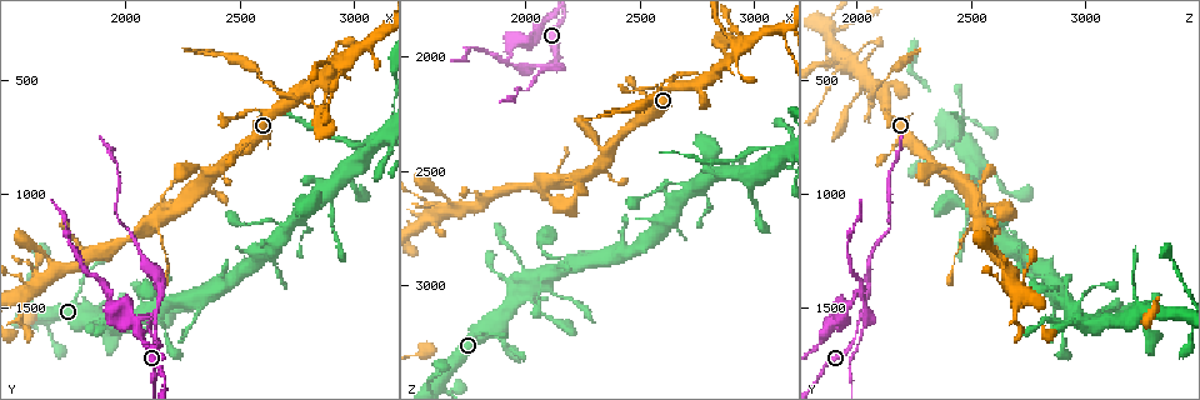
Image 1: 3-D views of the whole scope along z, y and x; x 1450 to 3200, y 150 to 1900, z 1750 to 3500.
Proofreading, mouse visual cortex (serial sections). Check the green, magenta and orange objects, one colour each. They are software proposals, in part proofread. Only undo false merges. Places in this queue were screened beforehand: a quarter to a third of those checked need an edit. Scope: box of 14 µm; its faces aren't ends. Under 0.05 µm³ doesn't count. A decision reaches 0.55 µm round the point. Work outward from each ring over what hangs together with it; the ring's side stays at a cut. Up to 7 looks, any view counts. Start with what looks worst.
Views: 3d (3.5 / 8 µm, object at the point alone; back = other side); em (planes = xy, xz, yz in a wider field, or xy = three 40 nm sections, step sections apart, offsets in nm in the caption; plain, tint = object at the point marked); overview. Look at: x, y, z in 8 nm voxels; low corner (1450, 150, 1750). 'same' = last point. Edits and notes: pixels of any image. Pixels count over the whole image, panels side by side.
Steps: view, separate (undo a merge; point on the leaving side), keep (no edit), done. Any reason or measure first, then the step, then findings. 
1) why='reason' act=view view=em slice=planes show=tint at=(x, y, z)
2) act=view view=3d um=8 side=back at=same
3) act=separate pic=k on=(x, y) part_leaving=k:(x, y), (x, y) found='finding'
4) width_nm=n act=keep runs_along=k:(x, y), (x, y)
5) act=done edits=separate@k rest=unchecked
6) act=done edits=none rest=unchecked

why='calibre changes' act=view view=3d um=3.5 at=(2130, 1540, 2020)

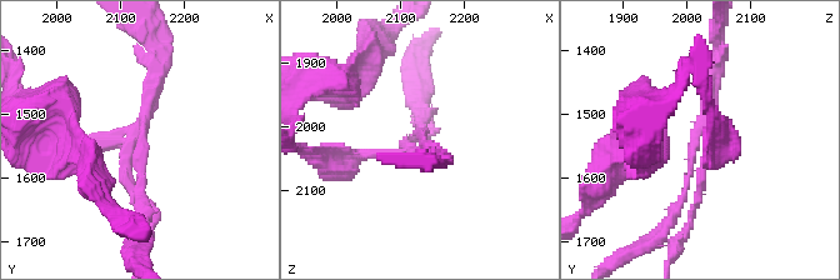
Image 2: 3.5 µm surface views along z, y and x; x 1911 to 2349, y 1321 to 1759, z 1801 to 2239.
arms=3 arm_widths_nm=150,150,200 act=view view=em slice=xy step=5 show=tint at=(2130, 1540, 2010)

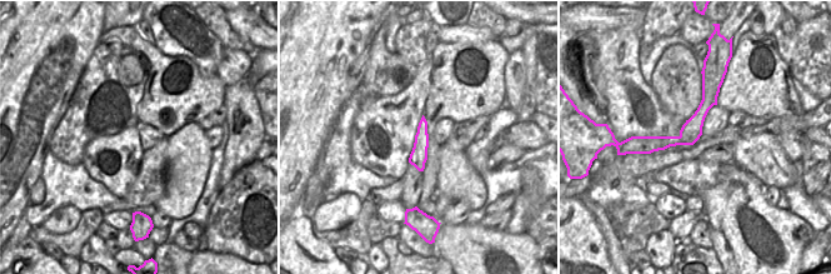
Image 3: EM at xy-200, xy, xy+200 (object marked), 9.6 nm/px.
act=separate pic=2 on=(369, 154) part_leaving=2:(129, 131), (60, 146), (33, 120) found='two cells meet here'

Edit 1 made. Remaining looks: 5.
why='looks like a crossing' act=view view=3d um=8 at=(2860, 1010, 2520)

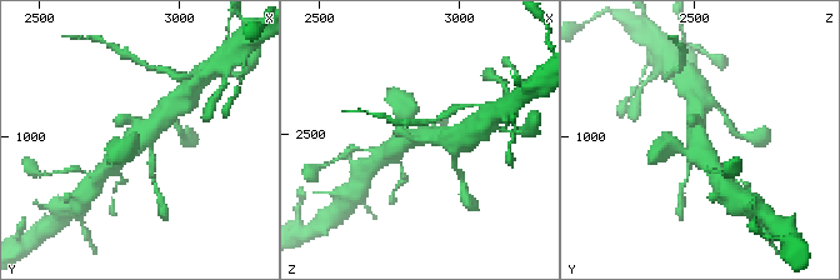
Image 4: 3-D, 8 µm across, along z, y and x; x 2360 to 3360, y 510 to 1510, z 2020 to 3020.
act=view view=3d um=3.5 at=(2870, 1010, 2500)

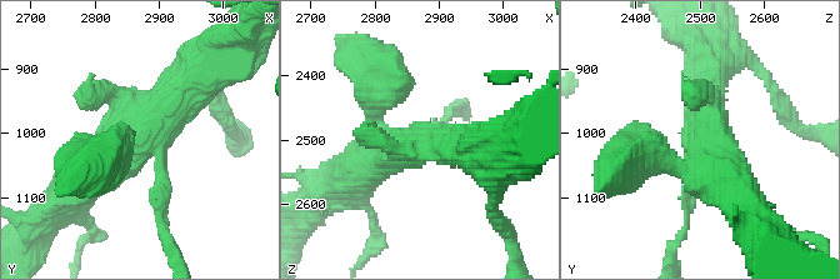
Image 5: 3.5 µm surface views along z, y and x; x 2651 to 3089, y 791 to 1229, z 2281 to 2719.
why='now the EM' act=view view=em slice=xy step=1 show=tint at=(2860, 1015, 2510)

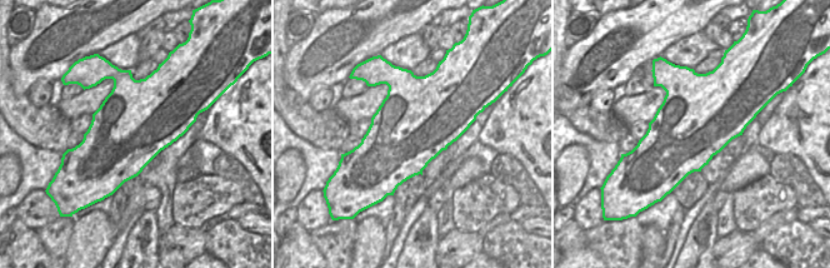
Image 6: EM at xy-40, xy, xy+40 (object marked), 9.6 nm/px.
act=keep runs_along=5:(74, 186), (128, 148), (196, 79) found='one cell here'

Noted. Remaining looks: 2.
act=done edits=separate@2 rest=unchecked

